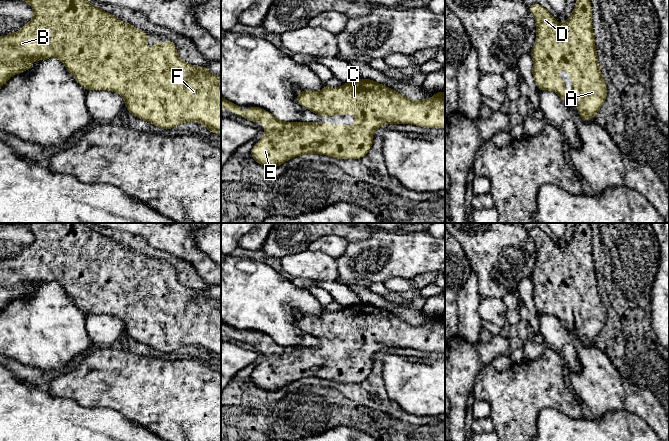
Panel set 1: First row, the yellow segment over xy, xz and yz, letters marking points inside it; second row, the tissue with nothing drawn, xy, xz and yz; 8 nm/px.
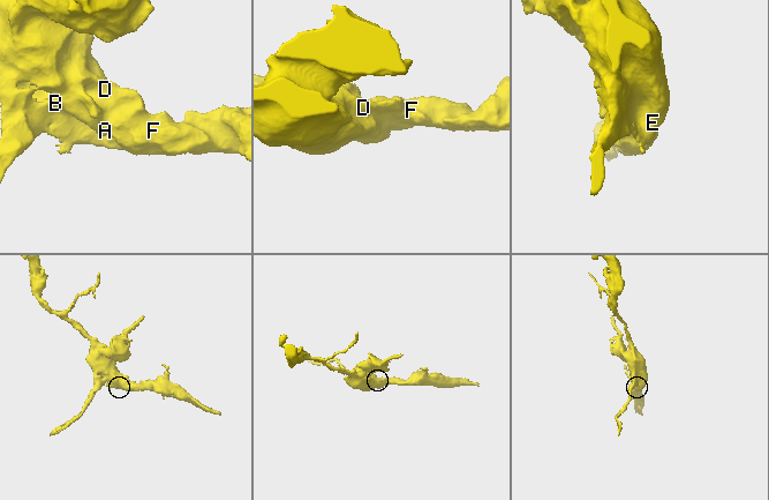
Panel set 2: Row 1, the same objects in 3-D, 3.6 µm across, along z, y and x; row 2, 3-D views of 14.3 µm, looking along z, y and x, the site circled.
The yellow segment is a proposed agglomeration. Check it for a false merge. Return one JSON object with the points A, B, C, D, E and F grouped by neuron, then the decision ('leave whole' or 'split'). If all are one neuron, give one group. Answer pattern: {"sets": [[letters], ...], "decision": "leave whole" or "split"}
{"sets": [["A", "B", "C", "D", "E", "F"]], "decision": "leave whole"}

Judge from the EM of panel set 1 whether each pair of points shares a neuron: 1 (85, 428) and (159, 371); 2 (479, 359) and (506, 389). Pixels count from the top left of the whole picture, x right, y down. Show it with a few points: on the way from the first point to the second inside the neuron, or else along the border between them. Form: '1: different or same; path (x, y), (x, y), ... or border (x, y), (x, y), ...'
1: different; border (87, 406), (110, 407), (120, 412), (130, 421)
2: different; border (490, 363), (487, 363), (479, 371), (474, 385)

